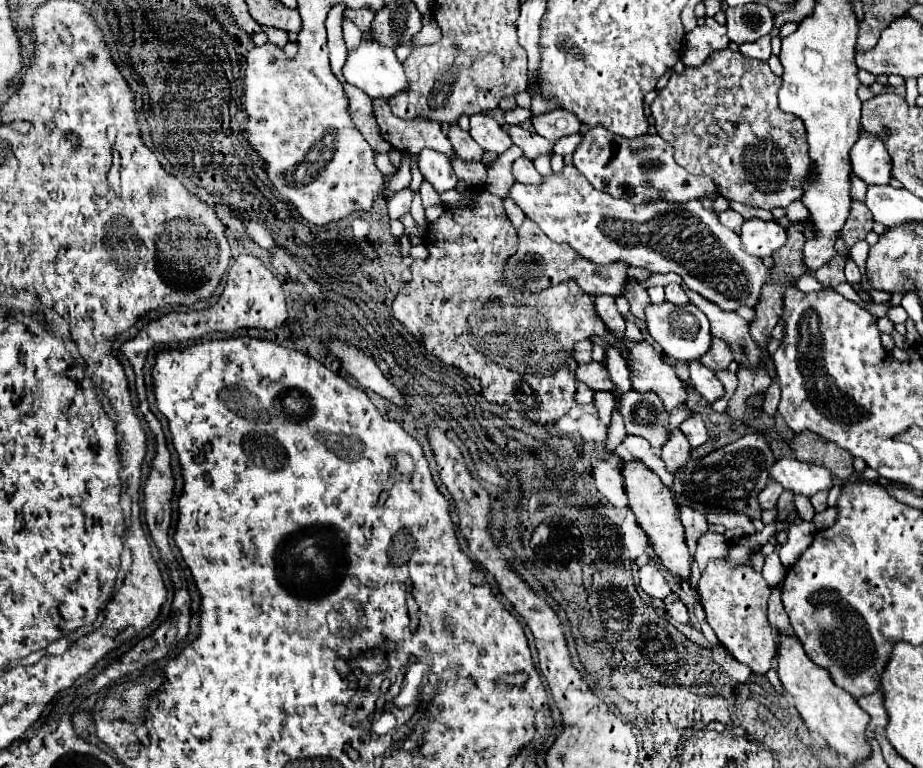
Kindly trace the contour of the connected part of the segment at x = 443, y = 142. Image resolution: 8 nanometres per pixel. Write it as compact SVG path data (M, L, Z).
M374 100L374 114L382 138L390 142L396 150L406 154L418 154L416 150L432 148L448 154L448 158L454 156L454 148L450 146L448 136L436 122L402 122L400 118L394 118L394 114L390 114L390 106L386 100Z

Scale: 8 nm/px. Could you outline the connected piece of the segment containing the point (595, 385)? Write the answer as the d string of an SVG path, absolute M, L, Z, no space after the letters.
M590 362L590 364L576 366L574 378L576 378L576 382L586 384L592 392L610 392L610 390L614 390L610 386L606 368L600 362Z

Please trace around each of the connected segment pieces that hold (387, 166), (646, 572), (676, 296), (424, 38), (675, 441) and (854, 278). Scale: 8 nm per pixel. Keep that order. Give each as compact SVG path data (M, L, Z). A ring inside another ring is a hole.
M376 154L376 162L378 162L378 168L382 170L382 174L386 174L386 176L396 174L396 166L390 162L390 158L386 154Z
M646 564L640 568L640 588L648 596L658 598L658 600L664 600L672 592L670 586L666 584L662 572L658 570L658 566L652 566L652 564Z
M668 284L668 286L666 286L666 300L672 302L672 304L676 304L676 306L688 304L688 298L686 298L686 294L682 292L680 284Z
M422 16L422 28L420 32L408 42L408 46L418 48L418 46L428 46L428 44L436 44L440 40L440 30L438 24L434 22L432 16Z
M676 430L672 434L672 438L668 438L668 442L662 446L662 460L666 464L666 470L680 470L682 466L686 466L690 458L690 444L686 442L686 436Z
M848 260L846 262L846 282L850 284L850 286L856 286L856 284L860 284L860 280L862 280L862 276L860 276L860 270L858 270L858 266L856 266L856 262L852 262L852 260Z

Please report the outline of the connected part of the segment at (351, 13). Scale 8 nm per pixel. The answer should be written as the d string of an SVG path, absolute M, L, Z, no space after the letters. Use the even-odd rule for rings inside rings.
M346 8L344 10L344 18L354 22L364 34L368 34L370 32L370 22L372 22L374 14L370 14L370 10L350 10L350 8Z

